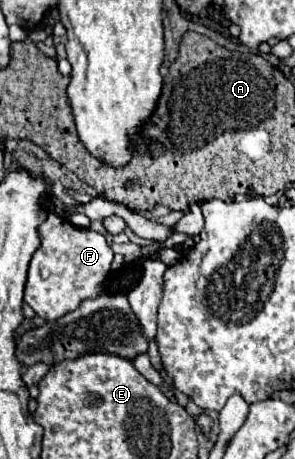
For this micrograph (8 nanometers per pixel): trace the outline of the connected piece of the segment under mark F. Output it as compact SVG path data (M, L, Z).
M48 213L46 221L38 227L38 235L40 247L32 255L24 287L24 301L36 311L38 317L44 321L58 319L60 315L76 309L84 299L102 295L102 285L114 257L102 233L78 229L70 221Z

